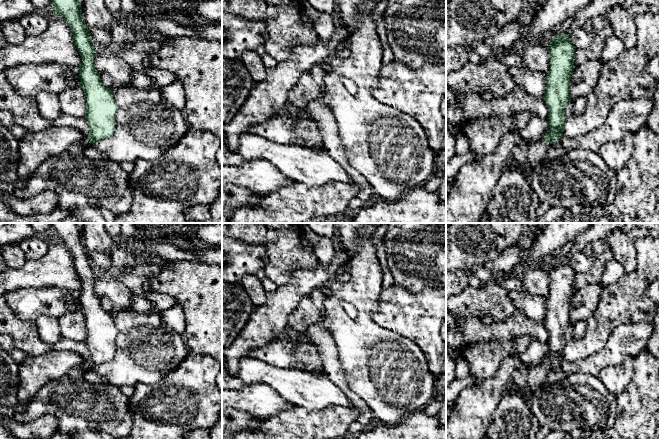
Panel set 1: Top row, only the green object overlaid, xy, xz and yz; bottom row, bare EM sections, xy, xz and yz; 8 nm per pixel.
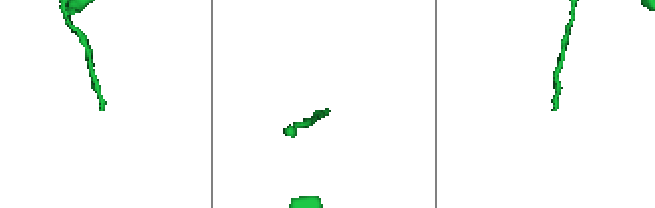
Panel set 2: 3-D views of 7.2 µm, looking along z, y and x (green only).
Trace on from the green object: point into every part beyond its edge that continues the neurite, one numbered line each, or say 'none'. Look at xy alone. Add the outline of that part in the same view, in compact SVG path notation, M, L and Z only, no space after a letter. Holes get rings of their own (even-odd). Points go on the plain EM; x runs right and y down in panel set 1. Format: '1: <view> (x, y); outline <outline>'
1: xy (77, 372); outline M88 365L80 366L80 367L74 367L70 372L70 378L71 379L81 379L83 378L84 372L88 369L91 369Z

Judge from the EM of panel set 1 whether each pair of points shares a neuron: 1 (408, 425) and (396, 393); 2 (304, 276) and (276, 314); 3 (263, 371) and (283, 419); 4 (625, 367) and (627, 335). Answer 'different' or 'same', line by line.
1: different
2: same
3: different
4: different

